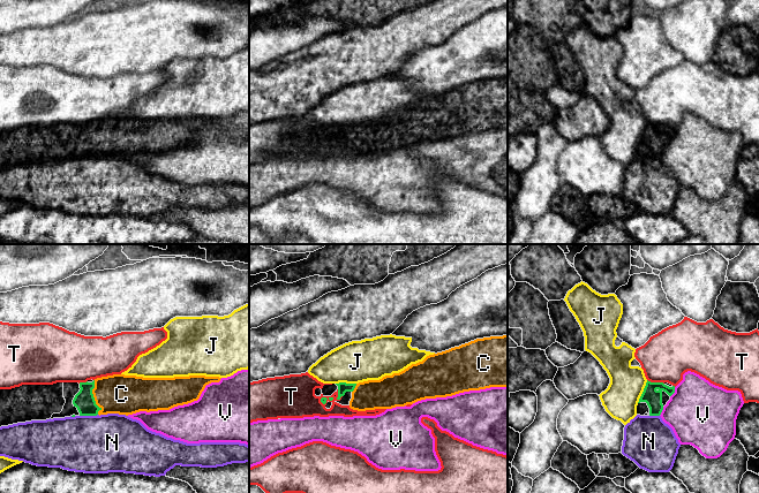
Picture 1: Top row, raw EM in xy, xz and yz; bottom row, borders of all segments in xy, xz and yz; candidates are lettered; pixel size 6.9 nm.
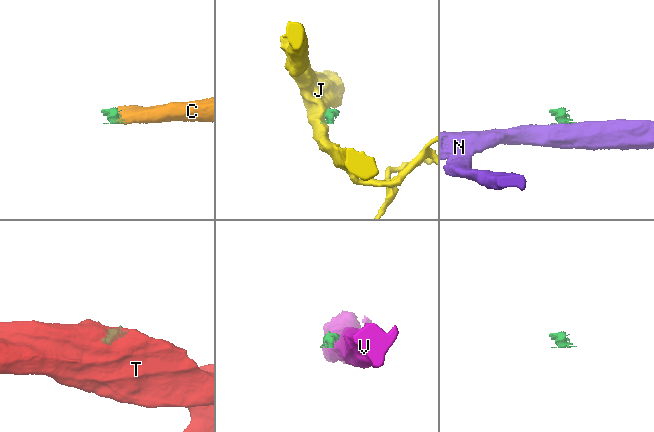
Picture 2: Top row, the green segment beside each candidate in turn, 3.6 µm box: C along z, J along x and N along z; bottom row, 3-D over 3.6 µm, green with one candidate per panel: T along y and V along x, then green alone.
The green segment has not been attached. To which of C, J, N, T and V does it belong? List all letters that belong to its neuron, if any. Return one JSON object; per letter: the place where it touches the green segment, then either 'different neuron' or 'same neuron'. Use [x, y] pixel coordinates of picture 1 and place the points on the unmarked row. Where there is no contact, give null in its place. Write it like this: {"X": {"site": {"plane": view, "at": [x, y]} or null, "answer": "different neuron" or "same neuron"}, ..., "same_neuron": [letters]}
{"C": {"site": {"plane": "xy", "at": [94, 139]}, "answer": "same neuron"}, "J": {"site": {"plane": "yz", "at": [643, 134]}, "answer": "different neuron"}, "N": {"site": {"plane": "xy", "at": [88, 157]}, "answer": "different neuron"}, "T": {"site": {"plane": "yz", "at": [655, 124]}, "answer": "different neuron"}, "V": {"site": {"plane": "yz", "at": [674, 134]}, "answer": "different neuron"}, "same_neuron": ["C"]}

